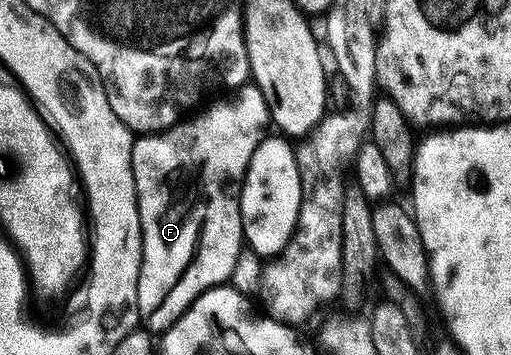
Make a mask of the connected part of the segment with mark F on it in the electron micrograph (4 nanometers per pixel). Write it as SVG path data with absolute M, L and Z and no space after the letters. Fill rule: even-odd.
M245 83L231 95L225 97L228 97L225 101L216 101L209 109L201 108L199 110L201 113L197 117L189 116L187 119L181 119L162 133L140 135L132 142L134 187L138 199L138 215L142 223L142 263L138 275L138 311L140 312L140 325L153 335L162 335L167 329L172 328L172 324L179 321L180 316L188 312L188 309L196 303L197 299L204 296L206 290L223 286L227 282L224 280L235 271L236 264L240 261L240 248L243 250L246 245L244 224L240 214L240 189L244 185L244 176L258 143L269 132L270 118L266 99L255 83Z

